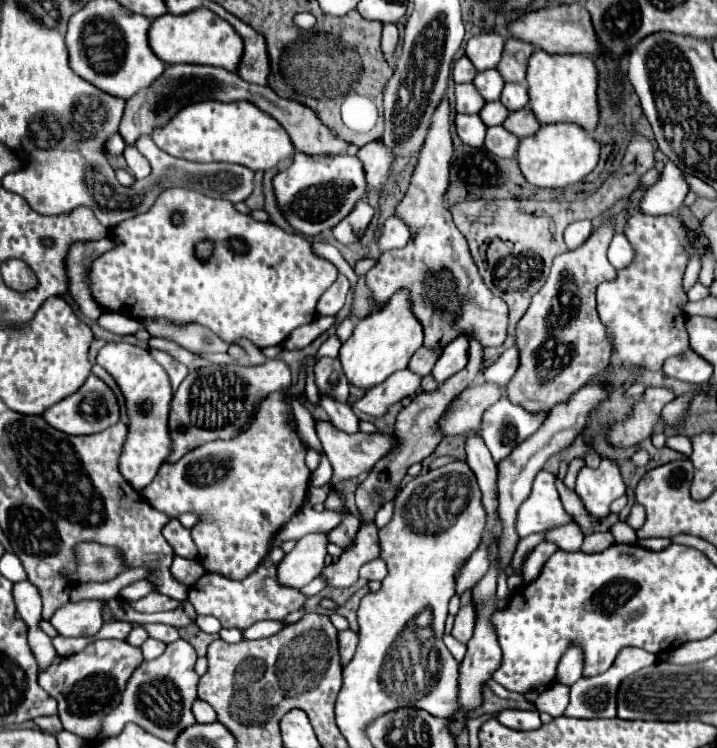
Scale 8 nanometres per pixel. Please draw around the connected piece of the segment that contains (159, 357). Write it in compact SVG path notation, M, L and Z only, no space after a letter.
M150 350L150 354L166 370L166 374L170 378L170 384L172 384L172 392L176 392L178 386L180 386L180 382L182 382L182 372L178 370L178 360L174 360L170 354L166 354L162 350Z

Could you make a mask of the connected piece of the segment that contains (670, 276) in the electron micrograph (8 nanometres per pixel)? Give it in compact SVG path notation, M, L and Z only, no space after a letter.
M638 212L628 218L624 234L628 234L638 258L634 258L630 268L618 270L614 282L604 282L596 292L598 314L614 336L610 366L600 376L610 372L614 384L624 382L634 366L660 370L666 358L682 354L690 346L680 308L688 300L682 290L682 274L688 264L684 222L680 216L648 216Z

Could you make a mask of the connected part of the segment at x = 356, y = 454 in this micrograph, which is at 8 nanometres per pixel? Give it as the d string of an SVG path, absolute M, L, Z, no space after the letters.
M316 422L316 432L318 432L318 438L320 438L320 442L324 446L324 452L326 452L330 464L332 464L334 474L332 474L332 478L330 478L328 484L324 484L320 488L310 488L308 490L306 504L310 504L310 506L322 504L328 498L330 490L338 482L344 482L344 480L350 480L354 476L360 476L362 472L368 472L396 444L396 438L392 438L388 434L364 434L364 432L358 432L358 434L342 434L342 430L338 430L330 422Z

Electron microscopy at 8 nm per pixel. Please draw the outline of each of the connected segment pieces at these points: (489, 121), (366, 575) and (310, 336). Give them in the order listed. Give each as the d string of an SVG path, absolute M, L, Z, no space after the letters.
M488 102L482 112L480 118L486 122L486 126L498 126L506 120L506 116L510 114L510 110L502 104L502 102Z
M380 558L368 562L360 568L360 578L364 578L364 580L384 580L386 574L388 574L386 562L380 560Z
M322 316L322 318L316 318L314 322L310 322L310 324L304 324L304 326L296 328L288 336L288 340L284 342L284 348L286 350L302 350L302 348L306 348L320 334L324 334L330 326L334 326L334 322L336 322L336 316Z

